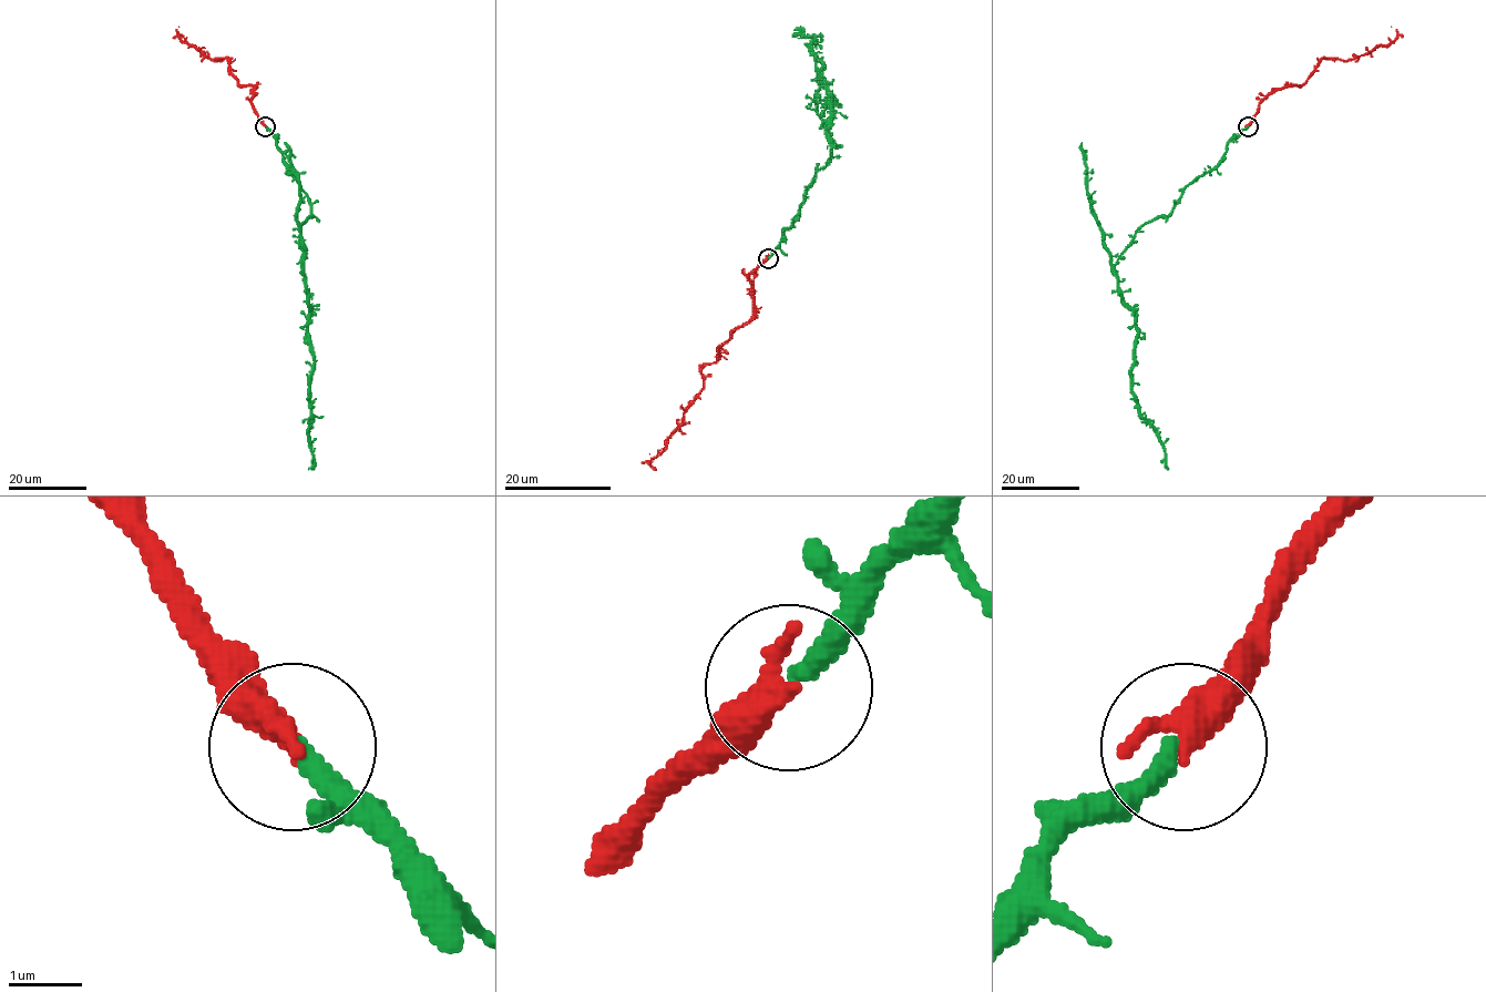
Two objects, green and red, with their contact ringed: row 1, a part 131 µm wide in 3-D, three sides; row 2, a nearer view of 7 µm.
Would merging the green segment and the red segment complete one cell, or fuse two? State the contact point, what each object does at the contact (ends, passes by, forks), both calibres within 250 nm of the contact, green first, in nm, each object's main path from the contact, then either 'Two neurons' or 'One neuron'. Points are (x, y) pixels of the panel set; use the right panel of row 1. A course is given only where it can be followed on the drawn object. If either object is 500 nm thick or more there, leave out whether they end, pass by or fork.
Place: (1248, 126). At the ring green ends. At the ring red ends. Thickness 280 nm (green) against 440 nm. Course of green: (1248, 125), (1166, 216), (1141, 226), (1115, 266), (1137, 331), (1133, 396), (1168, 468). Course of red: (1248, 125), (1270, 93), (1301, 85), (1324, 59), (1349, 60), (1387, 45), (1396, 36), (1391, 27). One neuron

